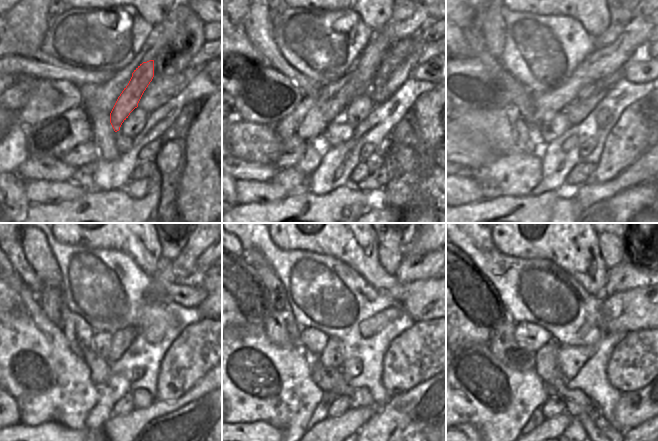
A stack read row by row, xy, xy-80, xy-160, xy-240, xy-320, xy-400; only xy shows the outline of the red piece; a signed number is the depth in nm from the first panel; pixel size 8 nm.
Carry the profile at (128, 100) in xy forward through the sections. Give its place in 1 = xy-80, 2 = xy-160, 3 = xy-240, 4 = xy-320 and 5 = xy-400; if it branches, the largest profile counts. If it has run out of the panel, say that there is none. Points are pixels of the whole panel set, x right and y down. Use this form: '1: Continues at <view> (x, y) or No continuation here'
1: Continues at xy-80 (366, 71)
2: Continues at xy-160 (599, 42)
3: Continues at xy-240 (164, 273)
4: Continues at xy-320 (390, 260)
5: Continues at xy-400 (612, 250).

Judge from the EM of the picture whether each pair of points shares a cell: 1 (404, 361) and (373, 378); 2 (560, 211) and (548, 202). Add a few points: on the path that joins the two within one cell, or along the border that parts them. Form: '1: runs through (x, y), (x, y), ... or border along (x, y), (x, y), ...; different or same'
1: border along (385, 351), (382, 367), (382, 385), (391, 395); different
2: border along (569, 197), (560, 197), (551, 212); different

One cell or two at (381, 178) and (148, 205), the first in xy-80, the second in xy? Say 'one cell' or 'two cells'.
two cells

